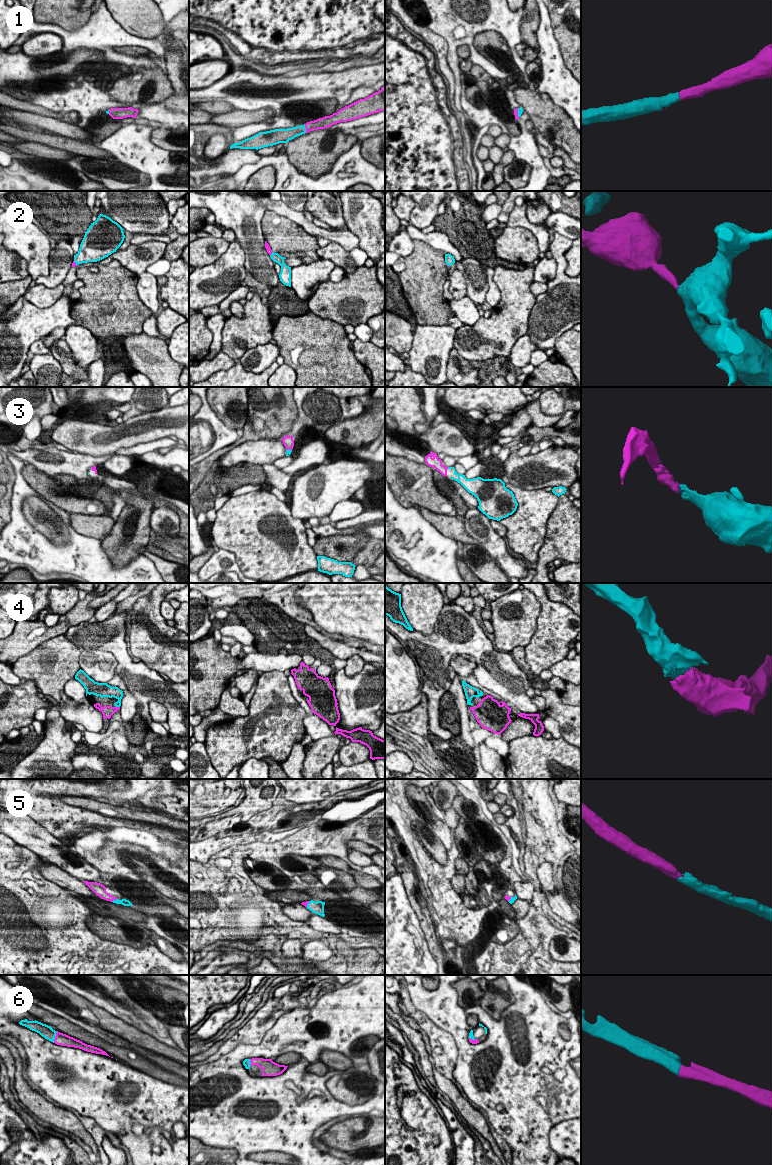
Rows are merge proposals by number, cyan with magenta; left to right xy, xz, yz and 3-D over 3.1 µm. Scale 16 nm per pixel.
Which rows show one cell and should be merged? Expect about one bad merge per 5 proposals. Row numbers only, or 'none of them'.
1, 2, 3, 4, 5, 6

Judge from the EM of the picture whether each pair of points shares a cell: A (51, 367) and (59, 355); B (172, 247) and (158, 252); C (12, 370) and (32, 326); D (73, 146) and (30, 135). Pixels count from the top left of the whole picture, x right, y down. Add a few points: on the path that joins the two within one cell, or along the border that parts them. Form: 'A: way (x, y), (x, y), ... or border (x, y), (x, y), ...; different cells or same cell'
A: border (51, 354), (59, 363), (64, 374); different cells
B: border (167, 244), (161, 257); different cells
C: way (19, 359), (22, 337); same cell
D: way (62, 143), (41, 137); same cell

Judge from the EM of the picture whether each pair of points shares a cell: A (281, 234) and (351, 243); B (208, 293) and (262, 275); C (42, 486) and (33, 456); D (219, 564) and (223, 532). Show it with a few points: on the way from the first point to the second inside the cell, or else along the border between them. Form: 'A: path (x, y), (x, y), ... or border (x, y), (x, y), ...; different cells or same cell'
A: border (296, 224), (299, 224), (315, 238); different cells
B: border (241, 247), (245, 257), (244, 267), (247, 270); different cells
C: border (29, 463), (51, 476); different cells
D: border (217, 548), (231, 551), (238, 565); different cells

